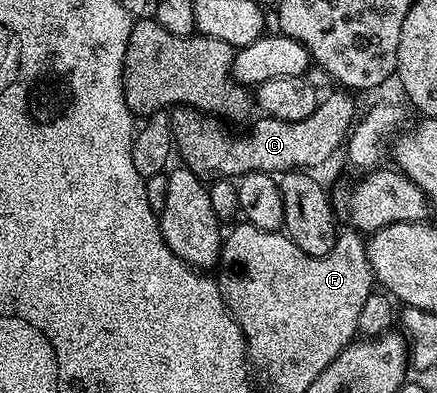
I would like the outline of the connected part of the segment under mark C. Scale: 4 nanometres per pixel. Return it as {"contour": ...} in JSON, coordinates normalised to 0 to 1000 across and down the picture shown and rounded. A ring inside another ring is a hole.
{"contour":[[[771,232],[757,244],[739,242],[723,280],[705,290],[705,300],[686,300],[686,310],[602,293],[600,305],[579,308],[574,336],[524,336],[497,293],[458,285],[451,275],[400,272],[389,285],[389,308],[405,405],[416,405],[410,410],[421,425],[465,463],[551,453],[572,438],[643,443],[719,433],[725,417],[760,405],[764,384],[789,369],[815,305],[812,247],[799,232]]]}

